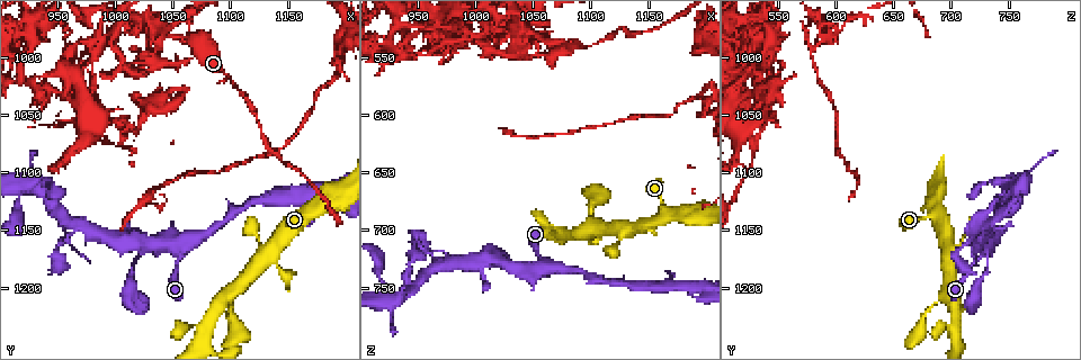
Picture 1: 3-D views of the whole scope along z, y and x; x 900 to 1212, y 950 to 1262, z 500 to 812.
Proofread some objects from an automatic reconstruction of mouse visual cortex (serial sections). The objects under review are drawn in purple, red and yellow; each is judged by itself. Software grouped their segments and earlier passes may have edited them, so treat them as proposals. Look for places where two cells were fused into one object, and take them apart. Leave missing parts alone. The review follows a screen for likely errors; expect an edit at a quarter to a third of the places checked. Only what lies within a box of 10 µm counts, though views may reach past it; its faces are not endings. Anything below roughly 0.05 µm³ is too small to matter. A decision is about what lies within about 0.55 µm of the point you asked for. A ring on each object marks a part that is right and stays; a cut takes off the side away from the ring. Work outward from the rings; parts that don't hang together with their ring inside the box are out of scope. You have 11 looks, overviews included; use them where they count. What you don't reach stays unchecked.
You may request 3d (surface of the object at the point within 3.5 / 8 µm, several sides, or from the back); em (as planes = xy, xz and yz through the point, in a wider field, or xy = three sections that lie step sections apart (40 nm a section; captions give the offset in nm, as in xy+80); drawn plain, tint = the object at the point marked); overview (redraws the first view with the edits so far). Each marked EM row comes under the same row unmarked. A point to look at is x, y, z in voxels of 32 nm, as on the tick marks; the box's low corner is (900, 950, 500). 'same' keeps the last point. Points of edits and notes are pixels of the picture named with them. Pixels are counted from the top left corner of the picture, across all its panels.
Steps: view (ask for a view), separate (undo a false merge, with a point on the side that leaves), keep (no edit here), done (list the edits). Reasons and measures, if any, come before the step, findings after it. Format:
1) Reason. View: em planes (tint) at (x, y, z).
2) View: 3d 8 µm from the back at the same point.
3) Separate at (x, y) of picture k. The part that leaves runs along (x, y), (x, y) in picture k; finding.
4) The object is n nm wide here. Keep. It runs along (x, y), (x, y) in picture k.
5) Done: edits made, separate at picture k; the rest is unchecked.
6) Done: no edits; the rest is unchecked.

Narrows sharply. View: 3d 3.5 µm at (1128, 1064, 528).

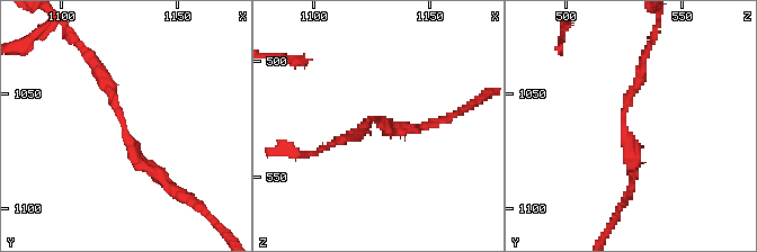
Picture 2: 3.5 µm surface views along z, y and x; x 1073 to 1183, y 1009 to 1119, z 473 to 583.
The arms are 150, 200 nm wide; now the EM. View: em xy step 5 (tint) at (1125, 1062, 525).

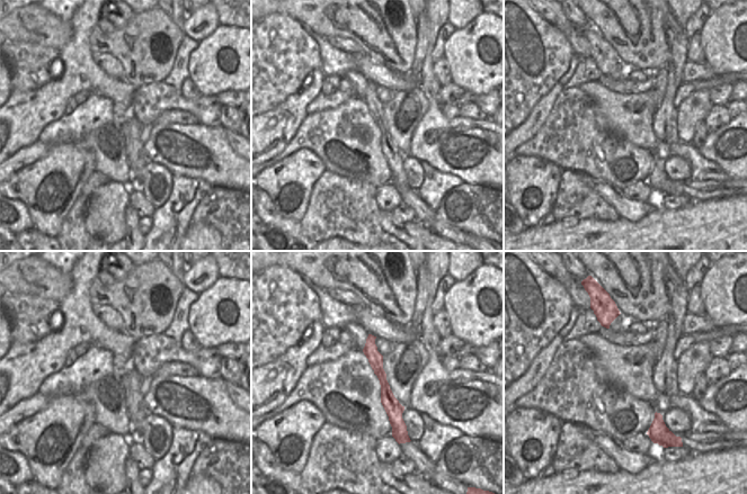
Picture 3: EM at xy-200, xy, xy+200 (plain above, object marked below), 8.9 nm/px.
View: em planes (tint) at the same point.

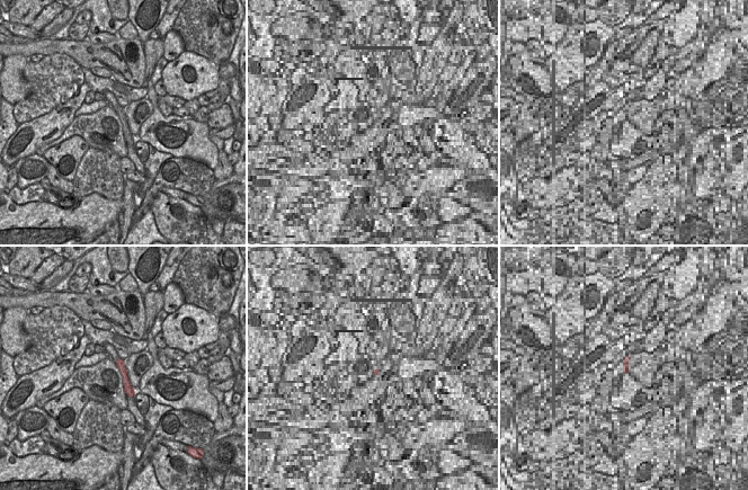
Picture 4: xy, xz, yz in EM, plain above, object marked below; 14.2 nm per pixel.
Keep. It runs along (119, 362), (126, 386), (132, 393) in picture 4; one cell here.

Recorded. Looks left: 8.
Two arms in line, one across. View: 3d 3.5 µm at (1132, 1168, 698).

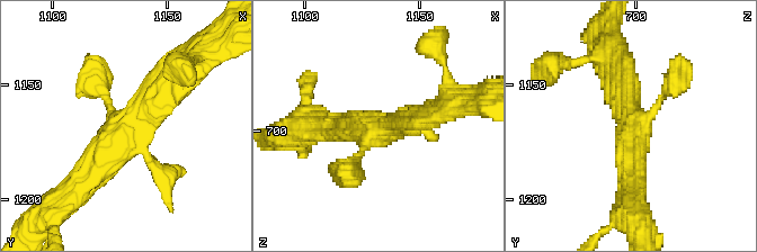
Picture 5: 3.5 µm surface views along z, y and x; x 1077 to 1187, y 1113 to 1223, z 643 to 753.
View: em planes (tint) at (1134, 1169, 699).

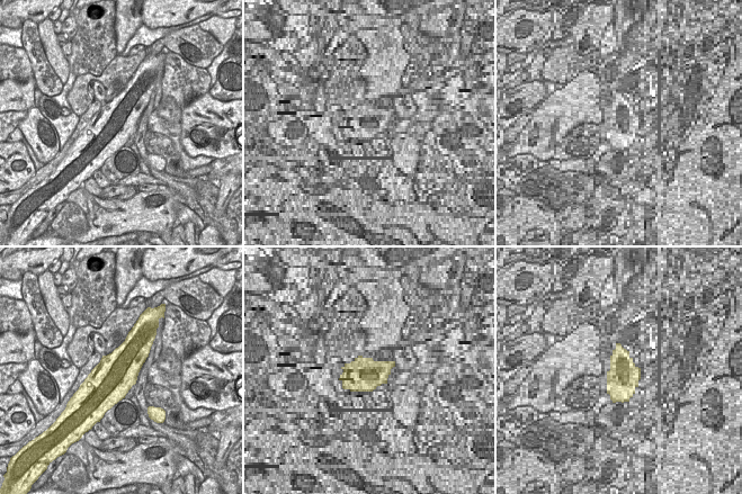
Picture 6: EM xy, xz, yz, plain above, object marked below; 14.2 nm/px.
Cut it another way. View: em xy step 3 (tint) at the same point.

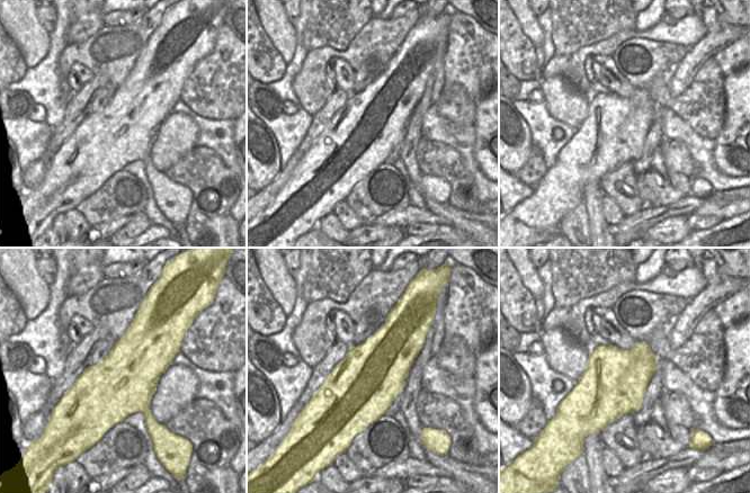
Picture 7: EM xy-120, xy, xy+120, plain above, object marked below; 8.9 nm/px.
Keep. It runs along (180, 74), (77, 188) in picture 5; all the same cell.

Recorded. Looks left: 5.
Arms part here. View: em xy step 1 (tint) at (1074, 1236, 702).

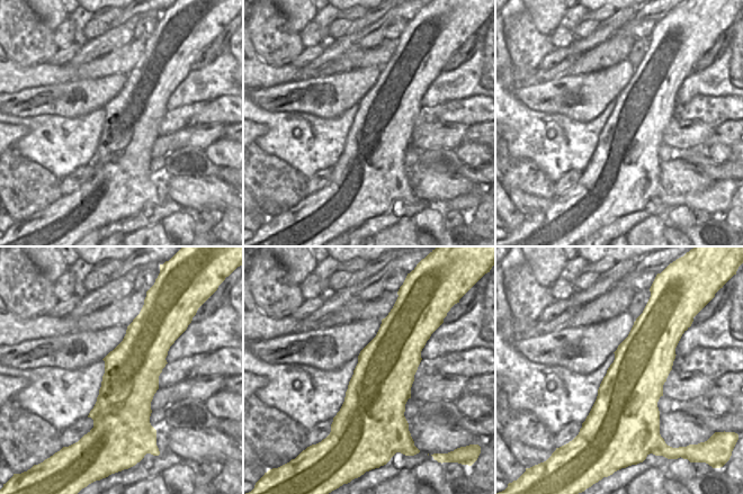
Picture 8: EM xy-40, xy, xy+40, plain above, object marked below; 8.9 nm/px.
Wider look. View: 3d 3.5 µm at the same point.

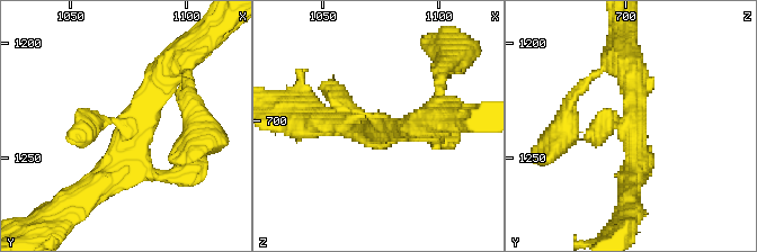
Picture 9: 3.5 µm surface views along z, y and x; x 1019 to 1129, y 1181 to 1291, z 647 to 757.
Keep. It runs along (176, 63), (127, 135), (127, 160), (166, 177) in picture 9; one cell here.

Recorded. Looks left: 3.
Arms part here. View: 3d 3.5 µm at (1056, 1166, 732).

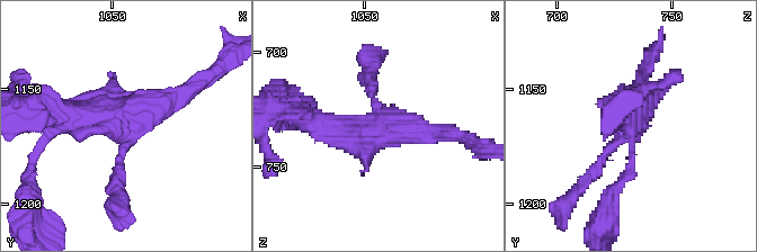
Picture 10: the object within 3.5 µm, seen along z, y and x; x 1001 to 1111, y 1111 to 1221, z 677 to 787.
View: em xy step 1 (tint) at (1057, 1164, 732).

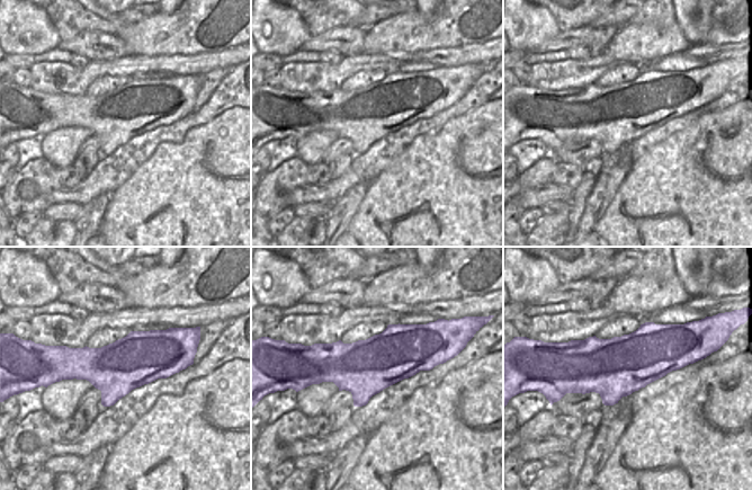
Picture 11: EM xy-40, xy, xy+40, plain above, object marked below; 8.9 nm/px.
Cut it another way. View: em planes (tint) at the same point.

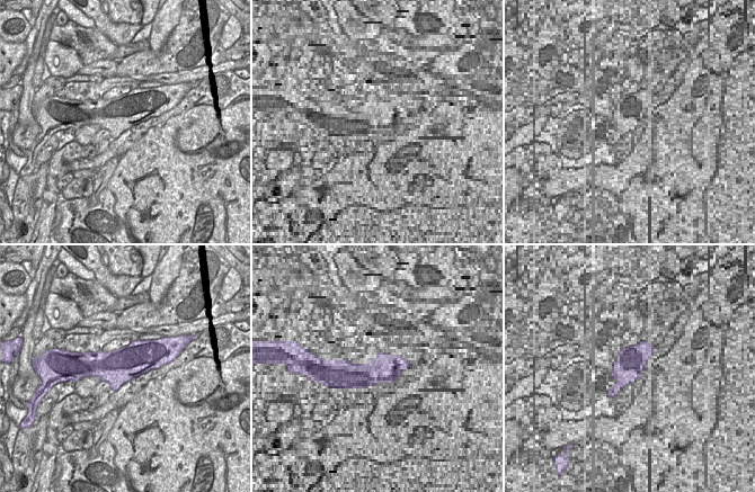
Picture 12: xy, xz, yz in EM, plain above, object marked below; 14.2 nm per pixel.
Keep. It runs along (117, 182), (127, 120), (55, 114) in picture 10; all the same cell.

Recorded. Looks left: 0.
Done: no edits; the rest is unchecked.

